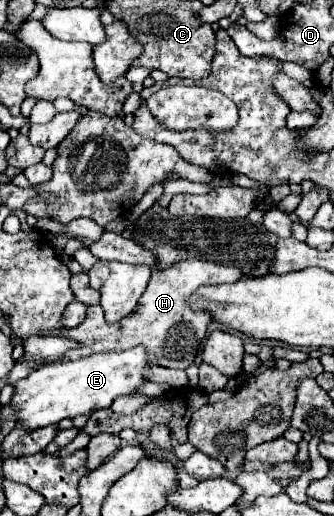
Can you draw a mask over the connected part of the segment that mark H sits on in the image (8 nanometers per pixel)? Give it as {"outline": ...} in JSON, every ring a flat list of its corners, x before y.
{"outline":[[185,259,177,265,153,271,151,281,141,295,133,313,117,321,117,325,107,325,103,317,103,309,99,305,89,307,87,319,75,329,63,329,61,333,69,333,81,341,81,349,73,349,65,355,65,359,85,357,89,353,109,353,109,351,125,351,137,345,145,345,149,349,149,363,159,367,173,367,173,369,187,369,205,339,207,325,211,323,211,313,205,309,191,309,191,295,203,285,217,285,217,283,235,283,243,279,243,271,229,265,217,265,211,261,199,259]]}

